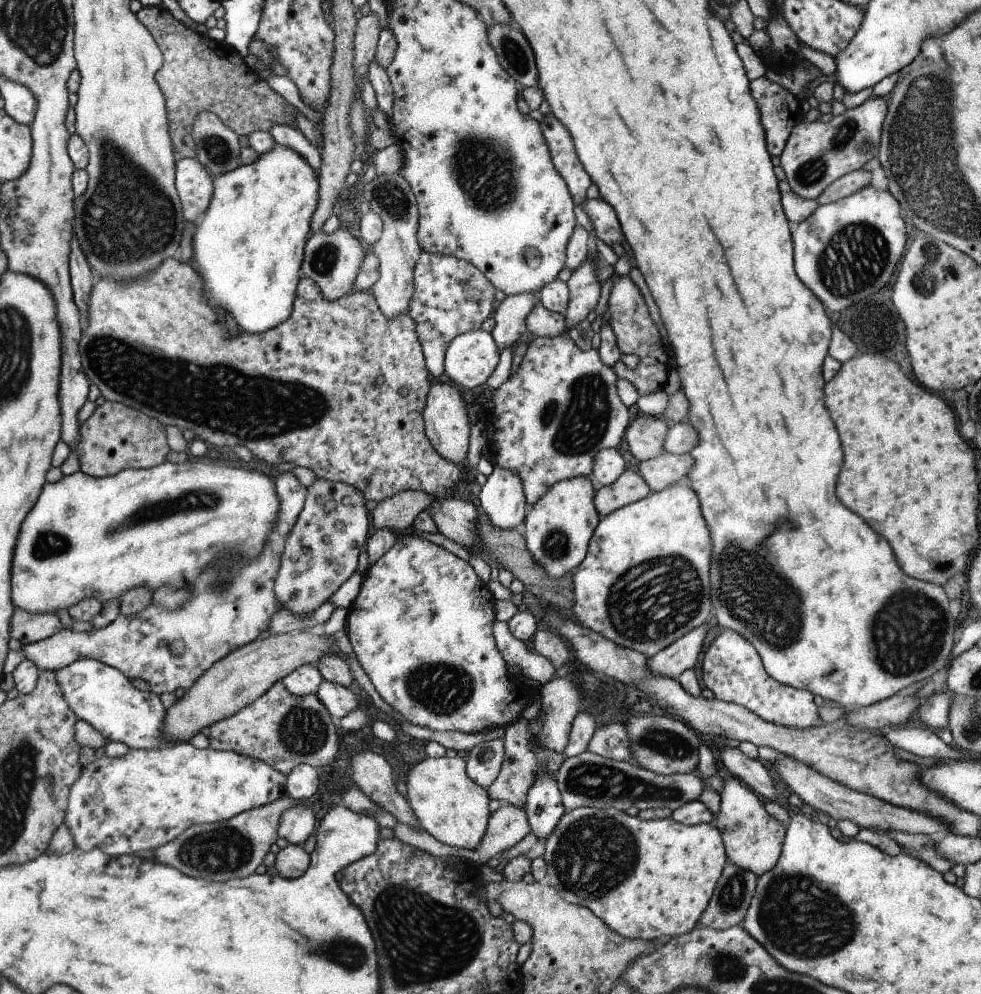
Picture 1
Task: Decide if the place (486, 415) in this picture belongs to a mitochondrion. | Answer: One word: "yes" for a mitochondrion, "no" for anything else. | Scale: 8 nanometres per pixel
no

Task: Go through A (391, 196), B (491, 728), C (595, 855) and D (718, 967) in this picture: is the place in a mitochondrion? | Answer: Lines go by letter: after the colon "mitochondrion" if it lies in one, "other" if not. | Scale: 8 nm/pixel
A: mitochondrion
B: other
C: mitochondrion
D: mitochondrion

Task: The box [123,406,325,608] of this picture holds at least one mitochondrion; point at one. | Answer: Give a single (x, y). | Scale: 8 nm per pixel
(219, 584)

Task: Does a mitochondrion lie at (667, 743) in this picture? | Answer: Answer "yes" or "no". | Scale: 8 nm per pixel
yes

